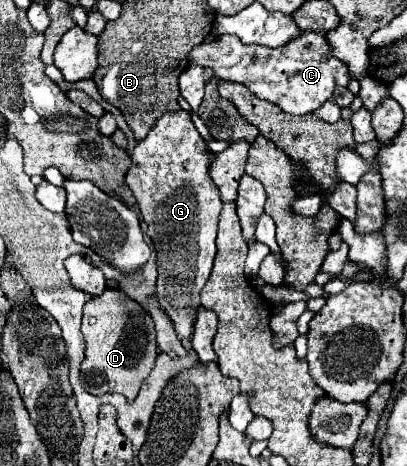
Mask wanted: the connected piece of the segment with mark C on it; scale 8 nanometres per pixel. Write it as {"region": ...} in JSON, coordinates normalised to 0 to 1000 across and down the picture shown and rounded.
{"region":[[[744,69],[730,86],[690,103],[602,99],[582,77],[533,77],[523,90],[499,90],[464,112],[464,133],[484,142],[514,142],[543,172],[602,180],[631,210],[681,223],[705,245],[754,245],[779,236],[813,210],[823,185],[853,185],[853,142],[818,124],[799,73]]]}

